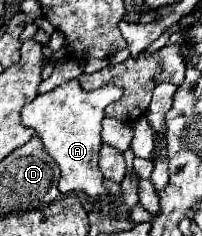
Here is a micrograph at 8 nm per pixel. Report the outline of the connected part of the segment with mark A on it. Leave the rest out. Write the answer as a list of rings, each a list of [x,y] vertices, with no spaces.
[[[72,79],[54,87],[44,95],[38,95],[32,103],[28,103],[22,109],[22,123],[36,131],[36,135],[44,141],[44,149],[54,157],[54,161],[62,171],[58,189],[64,195],[74,191],[82,191],[90,197],[108,193],[104,187],[104,175],[100,175],[98,169],[98,157],[102,149],[100,131],[102,131],[104,109],[110,103],[118,101],[122,93],[124,89],[116,85],[100,87],[96,91],[84,91],[78,79]]]

